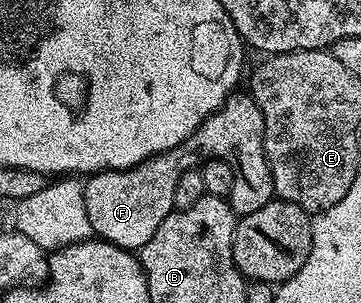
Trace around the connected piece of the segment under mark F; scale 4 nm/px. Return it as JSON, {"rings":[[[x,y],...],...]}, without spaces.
{"rings":[[[235,91],[184,143],[178,144],[168,152],[158,153],[154,157],[141,161],[139,165],[133,165],[130,169],[106,169],[102,173],[92,173],[85,178],[84,202],[88,209],[88,220],[91,223],[93,236],[121,249],[140,251],[144,243],[152,239],[152,235],[156,233],[168,214],[173,212],[175,201],[173,188],[176,185],[176,179],[184,173],[186,168],[193,168],[195,163],[201,162],[203,158],[212,157],[226,161],[234,168],[232,191],[228,200],[230,208],[238,217],[252,215],[252,211],[260,211],[260,207],[275,200],[272,171],[264,147],[264,115],[260,115],[260,107],[249,92]]]}

